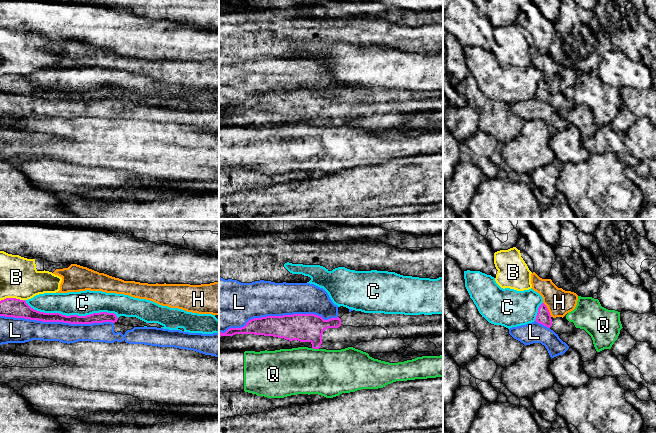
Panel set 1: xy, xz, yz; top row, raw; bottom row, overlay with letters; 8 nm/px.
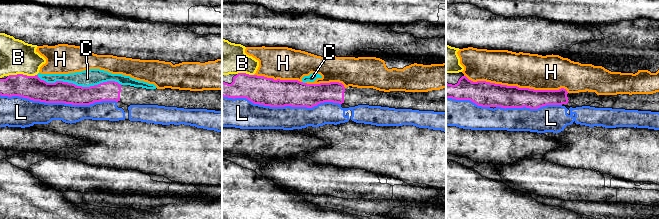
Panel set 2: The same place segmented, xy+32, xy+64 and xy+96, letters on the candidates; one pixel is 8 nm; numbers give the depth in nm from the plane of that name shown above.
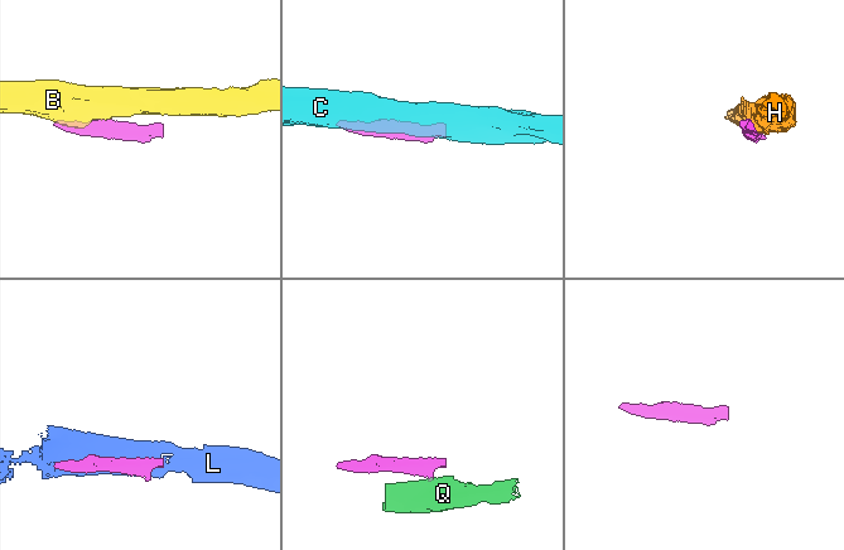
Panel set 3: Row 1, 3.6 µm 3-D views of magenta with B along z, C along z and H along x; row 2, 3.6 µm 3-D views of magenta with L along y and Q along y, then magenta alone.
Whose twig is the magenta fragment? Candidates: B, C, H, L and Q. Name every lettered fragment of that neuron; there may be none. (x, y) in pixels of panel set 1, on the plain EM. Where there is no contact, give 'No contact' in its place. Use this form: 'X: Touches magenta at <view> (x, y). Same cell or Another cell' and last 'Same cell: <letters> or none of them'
B: Touches magenta at xy (12, 74). Another cell
C: Touches magenta at xy (71, 91). Another cell
H: Touches magenta at yz (547, 85). Another cell
L: Touches magenta at xz (278, 92). Another cell
Q: Touches magenta at xz (315, 124). Another cell
Same cell: none of them

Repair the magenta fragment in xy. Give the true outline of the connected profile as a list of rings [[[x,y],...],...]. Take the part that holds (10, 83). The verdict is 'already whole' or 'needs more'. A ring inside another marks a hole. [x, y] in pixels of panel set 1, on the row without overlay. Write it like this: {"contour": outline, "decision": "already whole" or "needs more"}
{"contour": [[[6,74],[0,77],[0,92],[24,94],[42,98],[63,98],[70,100],[118,98],[121,101],[133,103],[164,103],[158,99],[146,99],[136,93],[120,92],[118,94],[116,90],[107,88],[93,89],[86,92],[66,92],[60,89],[44,89],[31,84],[25,76],[16,74]]], "decision": "needs more"}

